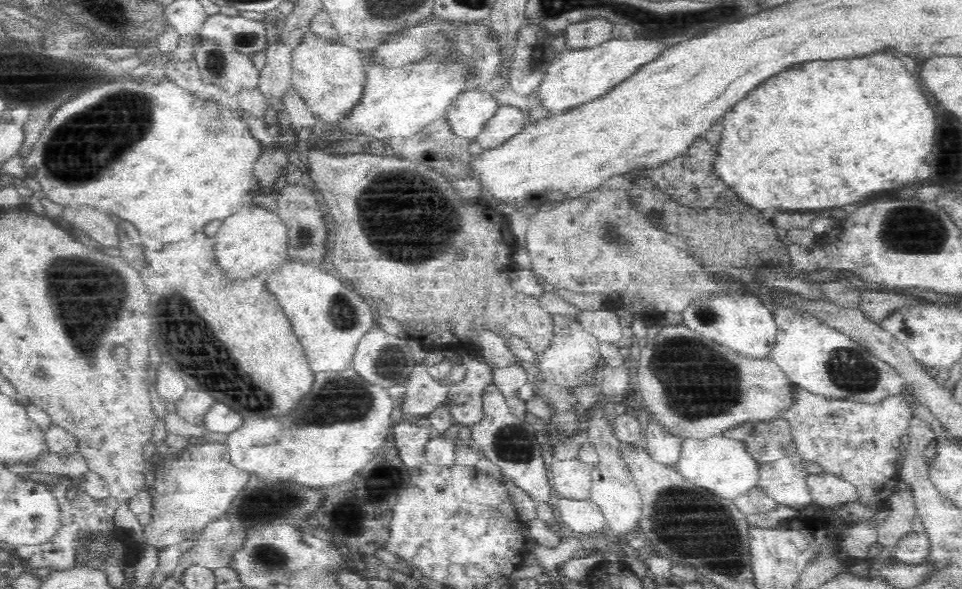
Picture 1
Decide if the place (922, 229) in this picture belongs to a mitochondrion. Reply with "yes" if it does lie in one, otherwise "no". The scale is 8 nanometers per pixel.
yes

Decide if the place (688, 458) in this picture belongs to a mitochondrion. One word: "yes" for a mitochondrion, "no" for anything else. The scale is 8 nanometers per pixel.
no

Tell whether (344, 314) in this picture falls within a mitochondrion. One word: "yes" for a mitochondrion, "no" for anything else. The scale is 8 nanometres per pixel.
yes

